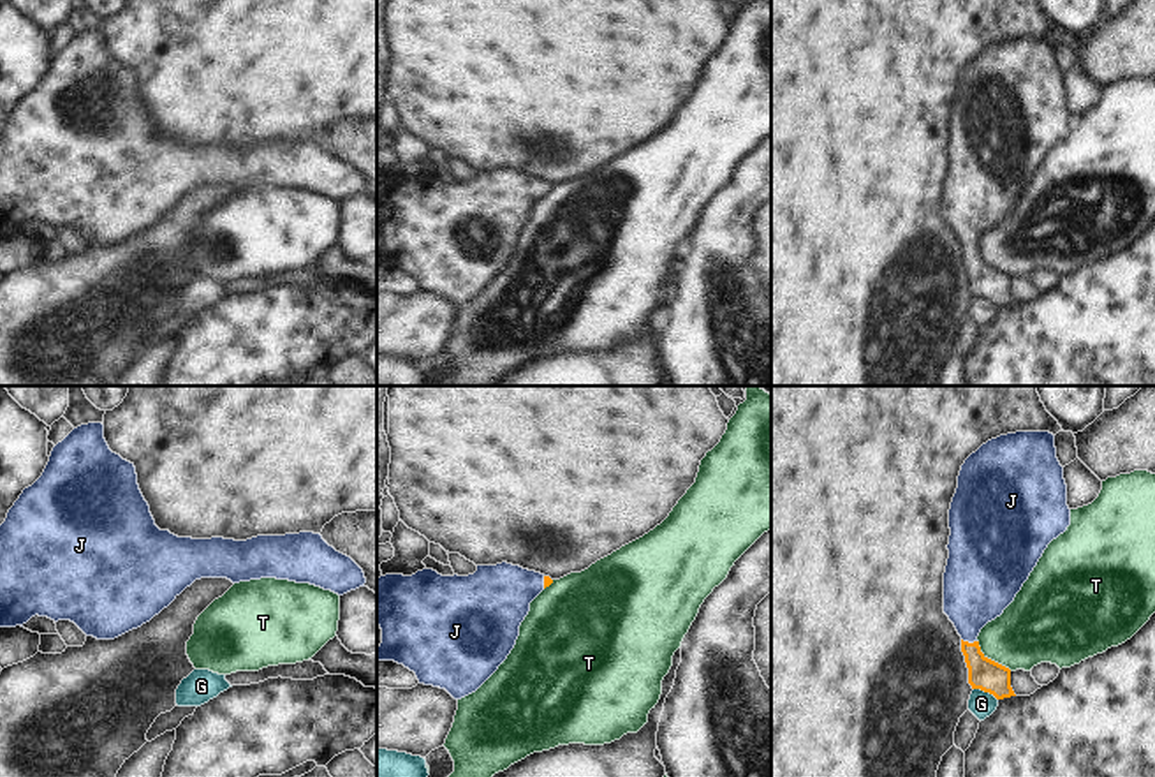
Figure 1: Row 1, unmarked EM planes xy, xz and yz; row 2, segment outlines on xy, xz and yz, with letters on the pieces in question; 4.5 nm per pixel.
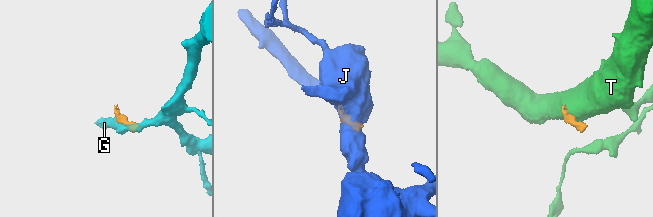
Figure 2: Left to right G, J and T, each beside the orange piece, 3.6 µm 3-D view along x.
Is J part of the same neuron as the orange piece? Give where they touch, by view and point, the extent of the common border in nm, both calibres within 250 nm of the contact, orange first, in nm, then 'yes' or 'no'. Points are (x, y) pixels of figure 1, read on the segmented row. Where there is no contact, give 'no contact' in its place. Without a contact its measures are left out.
yz (967, 642) | 70 nm | 140/300 nm | yes

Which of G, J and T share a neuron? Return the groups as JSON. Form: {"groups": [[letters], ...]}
{"groups": [["G"], ["J"], ["T"]]}

